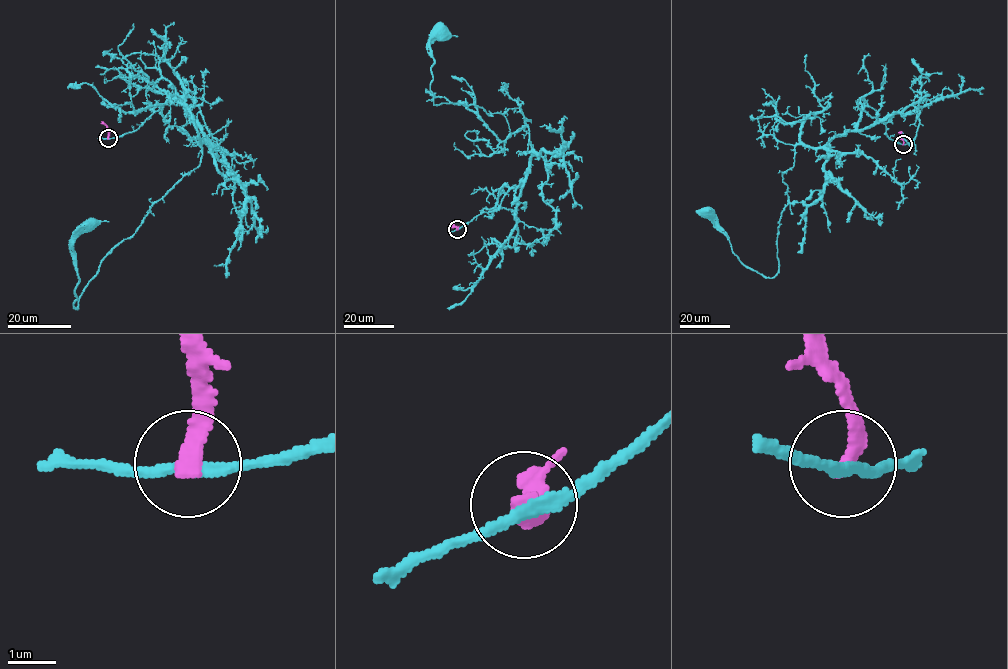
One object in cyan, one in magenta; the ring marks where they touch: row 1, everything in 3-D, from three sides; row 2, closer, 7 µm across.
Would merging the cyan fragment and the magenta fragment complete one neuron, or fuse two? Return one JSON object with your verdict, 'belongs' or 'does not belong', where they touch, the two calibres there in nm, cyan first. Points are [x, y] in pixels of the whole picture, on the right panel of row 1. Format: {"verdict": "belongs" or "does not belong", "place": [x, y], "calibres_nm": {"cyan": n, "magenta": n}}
{"verdict": "does not belong", "place": [903, 144], "calibres_nm": {"cyan": 220, "magenta": 360}}

